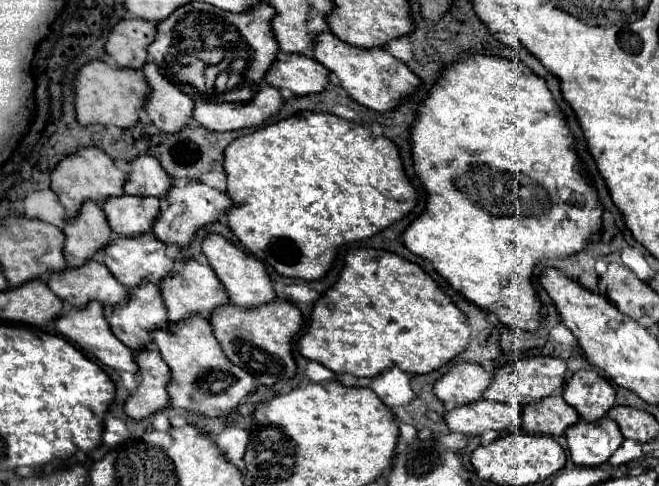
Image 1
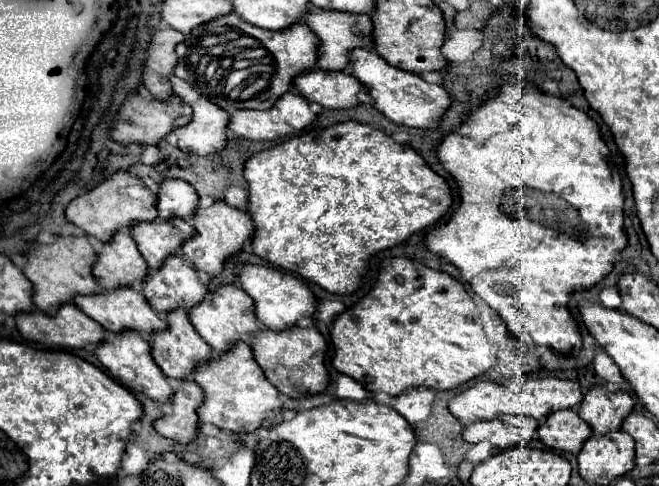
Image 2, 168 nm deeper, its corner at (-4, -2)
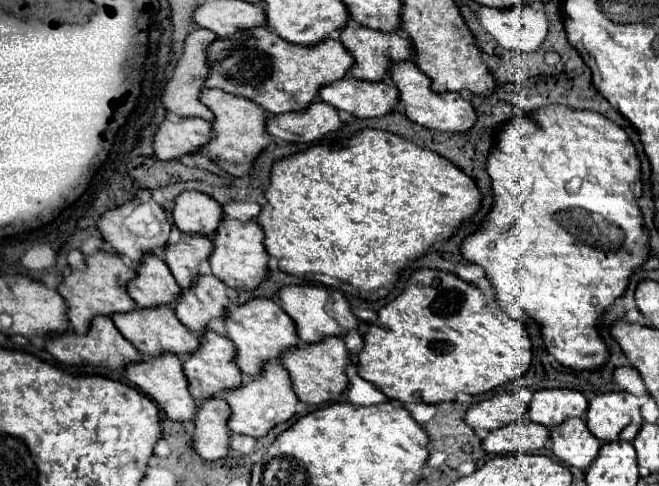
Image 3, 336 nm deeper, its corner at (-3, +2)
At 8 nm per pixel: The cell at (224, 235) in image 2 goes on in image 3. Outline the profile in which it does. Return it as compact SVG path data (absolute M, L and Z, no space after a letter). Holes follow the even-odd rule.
M223 219L223 227L219 227L219 235L213 239L213 255L209 259L209 265L213 269L213 275L219 277L223 283L237 291L253 291L269 277L269 255L263 247L263 231L257 225L257 221L241 223L237 219Z

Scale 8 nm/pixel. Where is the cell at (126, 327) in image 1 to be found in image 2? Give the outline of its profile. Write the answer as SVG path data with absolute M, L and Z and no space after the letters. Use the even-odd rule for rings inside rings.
M184 307L162 313L162 319L166 323L166 329L154 331L148 339L148 343L152 343L150 345L152 347L152 359L162 369L162 373L166 377L186 379L186 377L190 377L190 371L194 371L196 363L202 363L202 361L212 357L212 349L208 347L208 343L204 343L204 339L200 339L200 335L196 335L196 331L192 331L192 327L188 327L188 315L186 315Z

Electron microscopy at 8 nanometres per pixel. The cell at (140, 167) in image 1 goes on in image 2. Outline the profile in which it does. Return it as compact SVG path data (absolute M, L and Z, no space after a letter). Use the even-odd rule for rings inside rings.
M162 179L156 197L158 219L170 217L188 217L194 213L198 195L194 187L182 179Z

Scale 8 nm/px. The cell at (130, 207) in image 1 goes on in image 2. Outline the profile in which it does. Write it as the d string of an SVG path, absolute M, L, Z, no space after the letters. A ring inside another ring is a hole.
M174 217L168 221L136 221L130 225L130 235L148 267L158 267L164 255L172 255L184 237L192 235L192 225L184 219Z

